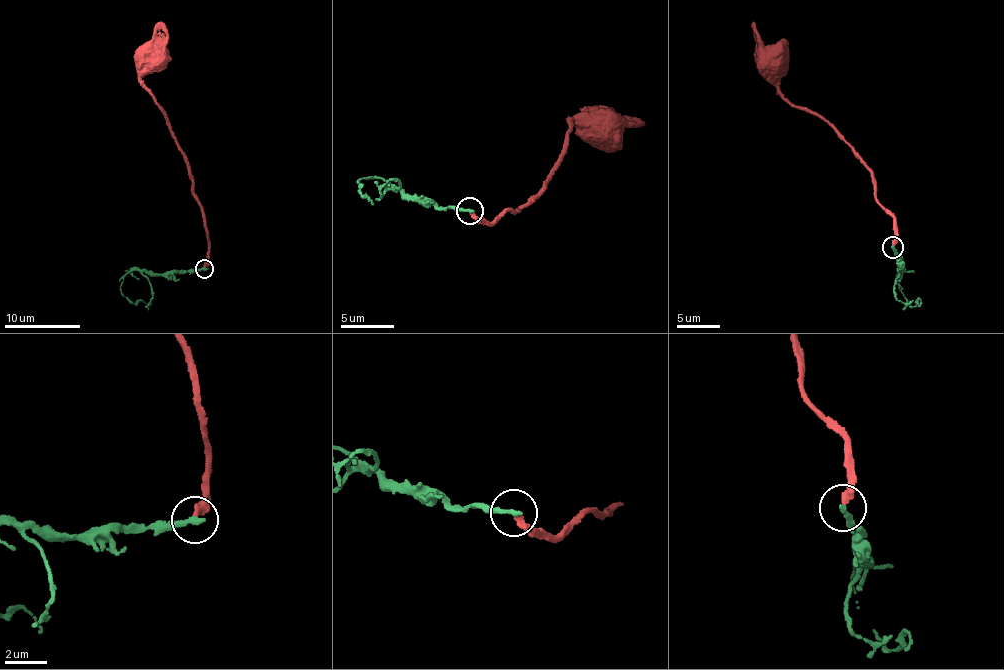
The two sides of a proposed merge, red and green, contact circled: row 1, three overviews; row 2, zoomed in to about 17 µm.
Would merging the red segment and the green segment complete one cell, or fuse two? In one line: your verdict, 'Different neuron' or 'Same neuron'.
Different neuron

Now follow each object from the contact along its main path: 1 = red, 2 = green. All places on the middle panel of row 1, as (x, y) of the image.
1: (469, 210), (492, 225), (510, 209), (520, 212), (555, 167), (572, 120), (585, 128), (601, 129)
2: (469, 210), (426, 207), (379, 177), (362, 177), (357, 182), (361, 193), (372, 204), (371, 199)

